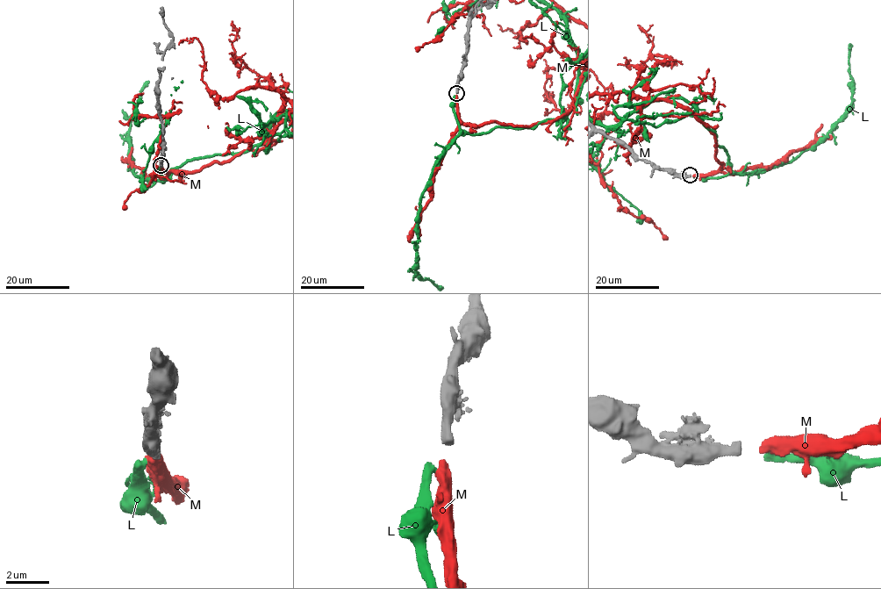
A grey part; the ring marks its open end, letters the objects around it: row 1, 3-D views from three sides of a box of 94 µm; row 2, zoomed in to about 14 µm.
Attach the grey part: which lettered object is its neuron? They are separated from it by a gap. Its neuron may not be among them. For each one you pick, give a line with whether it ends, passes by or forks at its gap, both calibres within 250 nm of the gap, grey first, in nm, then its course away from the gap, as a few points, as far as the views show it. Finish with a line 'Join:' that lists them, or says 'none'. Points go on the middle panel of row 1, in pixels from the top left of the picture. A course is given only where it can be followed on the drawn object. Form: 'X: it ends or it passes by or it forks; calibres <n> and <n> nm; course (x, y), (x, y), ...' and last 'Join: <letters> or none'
M: it ends; calibres 480 and 500 nm
Join: M

